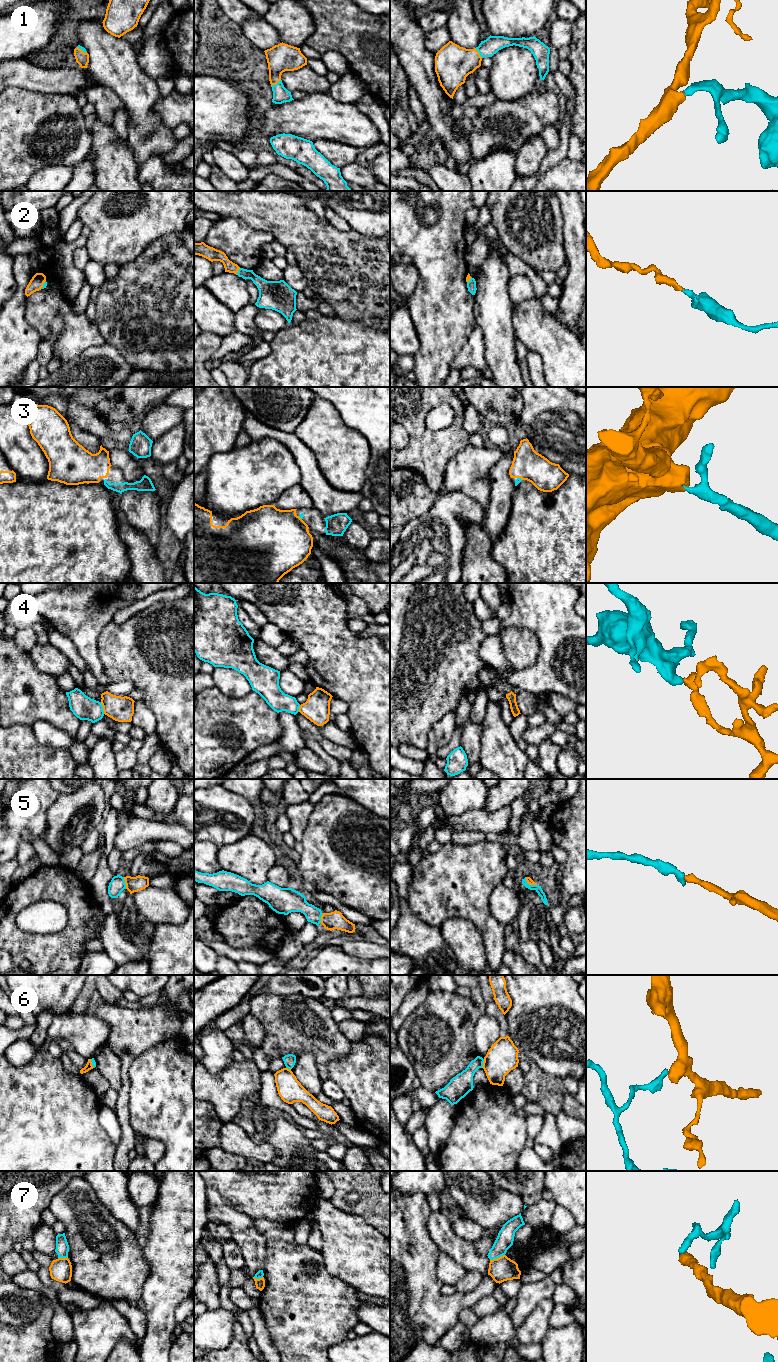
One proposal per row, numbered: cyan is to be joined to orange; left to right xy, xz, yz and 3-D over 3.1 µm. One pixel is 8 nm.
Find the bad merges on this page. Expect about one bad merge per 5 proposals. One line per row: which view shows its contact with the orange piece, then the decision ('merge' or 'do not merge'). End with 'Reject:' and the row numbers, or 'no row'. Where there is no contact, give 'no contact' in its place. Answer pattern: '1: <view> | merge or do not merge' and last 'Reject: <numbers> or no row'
1: xz | merge
2: xz | merge
3: yz | merge
4: xy | do not merge
5: xy | merge
6: yz | do not merge
7: yz | do not merge
Reject: 4, 6, 7

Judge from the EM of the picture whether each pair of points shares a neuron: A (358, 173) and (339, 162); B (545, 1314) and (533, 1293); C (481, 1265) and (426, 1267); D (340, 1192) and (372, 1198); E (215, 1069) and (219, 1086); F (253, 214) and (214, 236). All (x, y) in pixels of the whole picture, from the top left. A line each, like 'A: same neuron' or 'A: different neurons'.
A: different neurons
B: different neurons
C: different neurons
D: same neuron
E: different neurons
F: different neurons

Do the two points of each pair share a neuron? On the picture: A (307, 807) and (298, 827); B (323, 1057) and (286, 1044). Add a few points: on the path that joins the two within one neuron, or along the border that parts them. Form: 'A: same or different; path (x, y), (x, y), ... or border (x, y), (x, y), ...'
A: same; path (302, 812), (298, 816), (298, 822)
B: same; path (314, 1048), (310, 1044), (295, 1044)

